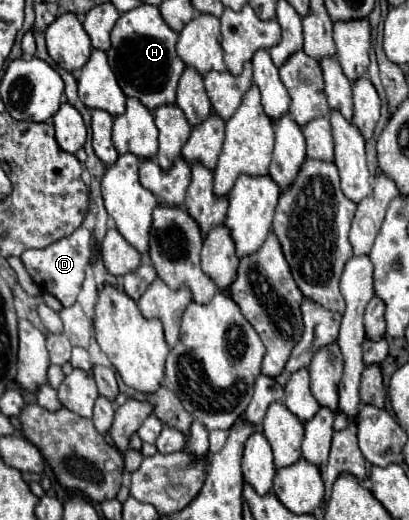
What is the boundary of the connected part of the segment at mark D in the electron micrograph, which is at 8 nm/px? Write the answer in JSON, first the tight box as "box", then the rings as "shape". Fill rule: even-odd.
{"box":[21,226,91,306],"shape":[[[79,226],[73,234],[49,244],[43,250],[25,250],[21,254],[21,260],[37,286],[41,286],[43,290],[47,288],[47,292],[53,294],[63,306],[71,306],[81,290],[85,278],[85,266],[91,262],[89,242],[91,242],[91,232],[85,226]]]}

